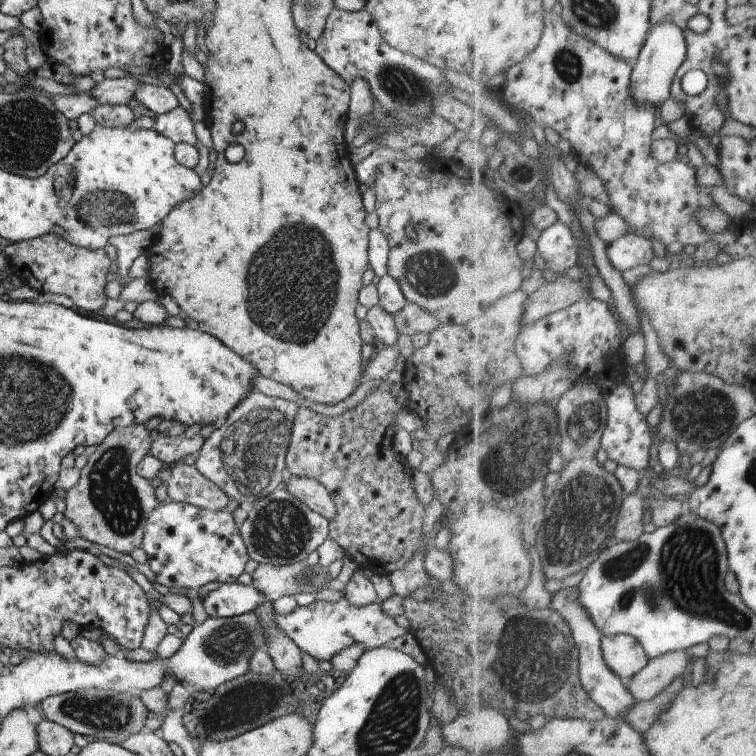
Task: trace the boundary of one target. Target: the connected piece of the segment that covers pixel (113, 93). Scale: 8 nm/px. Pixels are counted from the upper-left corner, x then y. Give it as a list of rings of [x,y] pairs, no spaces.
[[[128,75],[125,78],[105,79],[96,84],[90,93],[96,102],[101,105],[127,105],[132,99],[137,88],[142,86],[139,80],[134,80],[134,76]]]

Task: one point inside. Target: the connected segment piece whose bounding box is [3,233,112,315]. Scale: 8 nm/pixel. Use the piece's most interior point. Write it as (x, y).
(46, 263)

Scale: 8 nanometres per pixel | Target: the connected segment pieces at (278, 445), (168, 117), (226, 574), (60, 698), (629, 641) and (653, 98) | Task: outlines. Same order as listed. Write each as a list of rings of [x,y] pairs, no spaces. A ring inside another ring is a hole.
[[[252,391],[226,415],[226,418],[215,426],[211,436],[204,440],[199,456],[195,460],[194,468],[206,480],[215,484],[226,496],[234,500],[241,507],[249,507],[259,498],[278,488],[284,479],[284,455],[289,443],[290,429],[295,412],[300,407],[311,406],[307,399],[297,397],[295,401],[270,398]]]
[[[177,106],[170,112],[157,115],[154,119],[152,130],[166,137],[171,143],[186,143],[196,146],[196,137],[192,129],[192,123],[188,118],[186,110]]]
[[[174,501],[159,504],[146,518],[140,549],[145,553],[149,570],[158,584],[172,588],[197,588],[209,582],[236,583],[248,561],[246,547],[238,534],[238,526],[225,509],[209,511]]]
[[[86,689],[76,692],[59,694],[45,698],[39,703],[46,720],[56,723],[71,733],[77,733],[86,739],[123,741],[127,736],[139,733],[150,726],[149,715],[145,702],[141,703],[136,693],[119,694],[112,691]]]
[[[632,635],[603,636],[602,652],[609,668],[624,681],[632,680],[650,661],[643,644]]]
[[[670,21],[655,23],[634,66],[632,82],[635,101],[661,106],[669,96],[672,96],[675,76],[678,69],[685,63],[687,54],[688,45],[684,31],[677,24]]]

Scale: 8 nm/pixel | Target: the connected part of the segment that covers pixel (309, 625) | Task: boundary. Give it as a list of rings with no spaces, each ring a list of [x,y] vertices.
[[[344,598],[337,602],[314,600],[307,606],[295,607],[284,616],[274,612],[274,625],[297,646],[301,654],[305,652],[319,661],[329,661],[349,646],[359,646],[364,650],[376,648],[410,632],[408,628],[398,626],[393,619],[383,614],[378,600],[366,606],[353,607]]]

